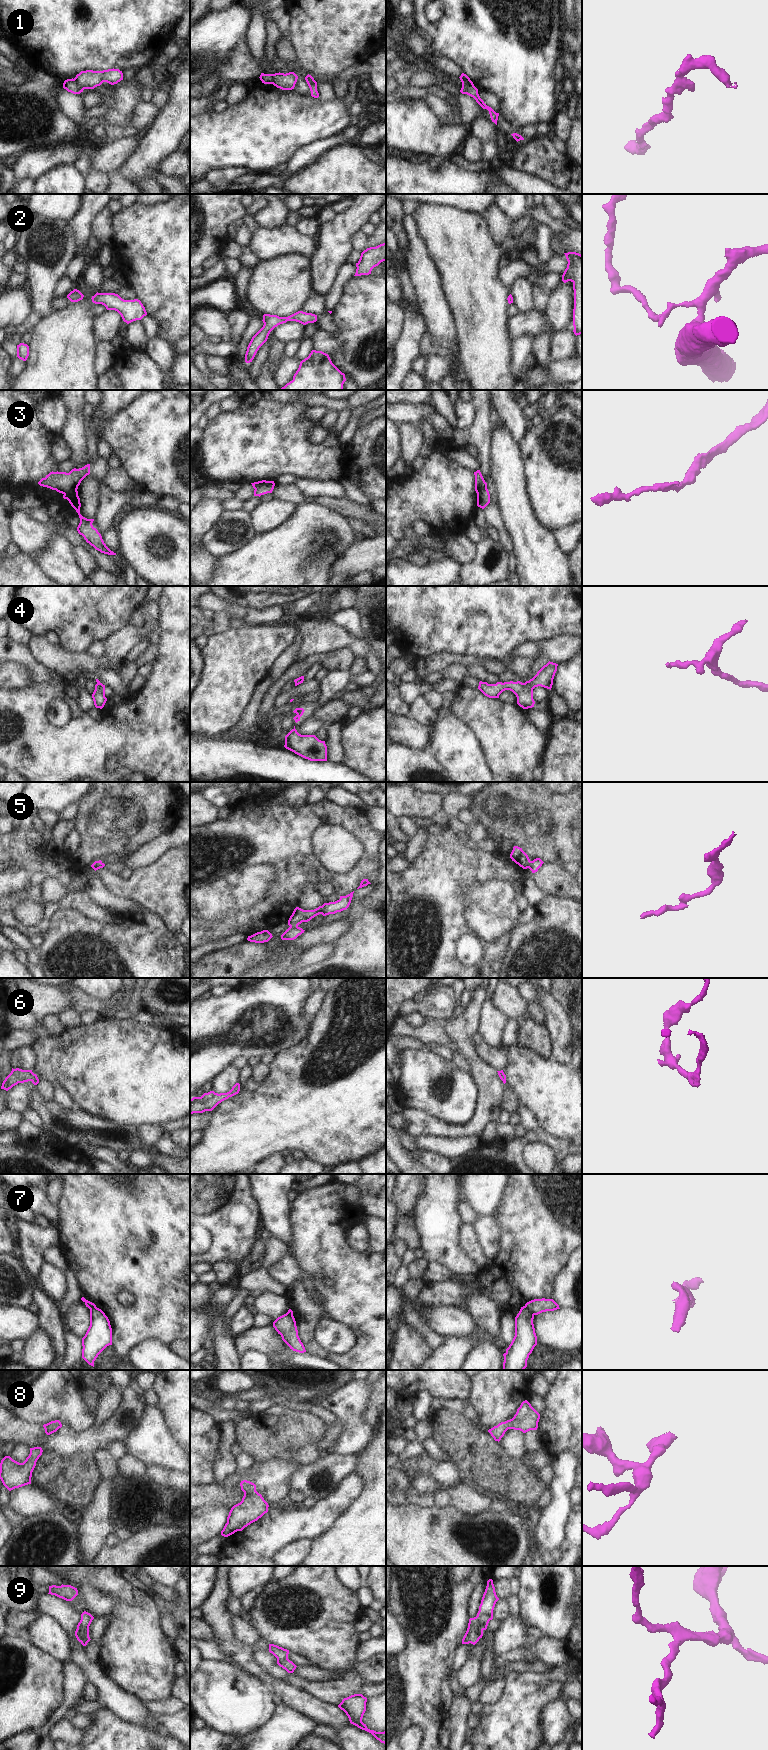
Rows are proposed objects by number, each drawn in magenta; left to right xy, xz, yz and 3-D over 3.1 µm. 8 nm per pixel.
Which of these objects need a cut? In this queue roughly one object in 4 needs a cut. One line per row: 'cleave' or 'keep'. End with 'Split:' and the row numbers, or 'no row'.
1: cleave
2: keep
3: cleave
4: keep
5: cleave
6: keep
7: cleave
8: keep
9: keep
Split: 1, 3, 5, 7

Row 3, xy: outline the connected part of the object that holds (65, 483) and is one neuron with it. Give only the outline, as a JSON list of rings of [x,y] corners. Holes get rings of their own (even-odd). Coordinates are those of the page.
[[[87,464],[79,469],[74,468],[69,473],[52,471],[45,478],[42,478],[38,484],[62,494],[70,494],[78,489],[81,481],[89,474],[90,464]]]

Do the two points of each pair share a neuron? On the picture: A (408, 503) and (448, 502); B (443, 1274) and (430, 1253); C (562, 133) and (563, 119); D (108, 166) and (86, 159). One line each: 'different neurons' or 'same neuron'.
A: same neuron
B: different neurons
C: same neuron
D: different neurons

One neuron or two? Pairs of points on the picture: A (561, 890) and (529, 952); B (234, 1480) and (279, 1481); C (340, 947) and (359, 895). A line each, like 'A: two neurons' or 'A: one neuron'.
A: two neurons
B: one neuron
C: one neuron

